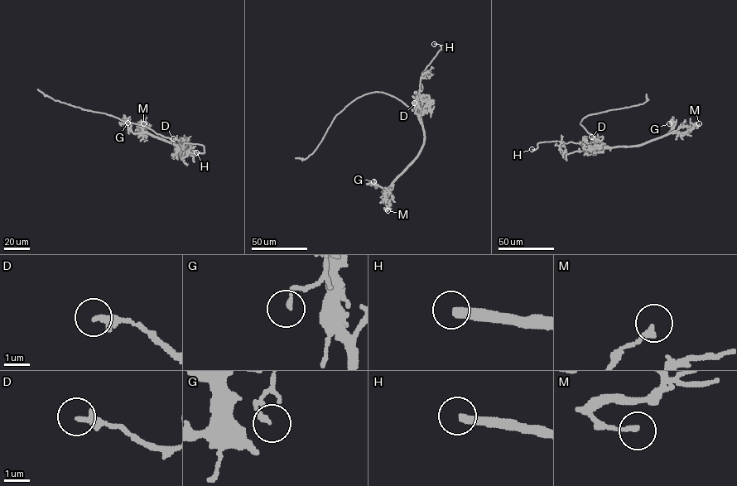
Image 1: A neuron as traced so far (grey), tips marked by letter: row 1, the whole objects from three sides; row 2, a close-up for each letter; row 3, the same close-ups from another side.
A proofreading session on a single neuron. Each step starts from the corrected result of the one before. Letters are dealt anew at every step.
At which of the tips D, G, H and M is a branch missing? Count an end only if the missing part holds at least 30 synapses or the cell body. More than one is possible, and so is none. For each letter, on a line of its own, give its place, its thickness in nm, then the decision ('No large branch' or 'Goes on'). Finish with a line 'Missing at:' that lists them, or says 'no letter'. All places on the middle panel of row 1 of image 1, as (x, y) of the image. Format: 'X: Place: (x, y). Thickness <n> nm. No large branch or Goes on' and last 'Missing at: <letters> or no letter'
D: Place: (414, 103). Thickness 320 nm. No large branch
G: Place: (373, 181). Thickness 170 nm. No large branch
H: Place: (434, 44). Thickness 340 nm. Goes on
M: Place: (387, 210). Thickness 190 nm. No large branch
Missing at: H

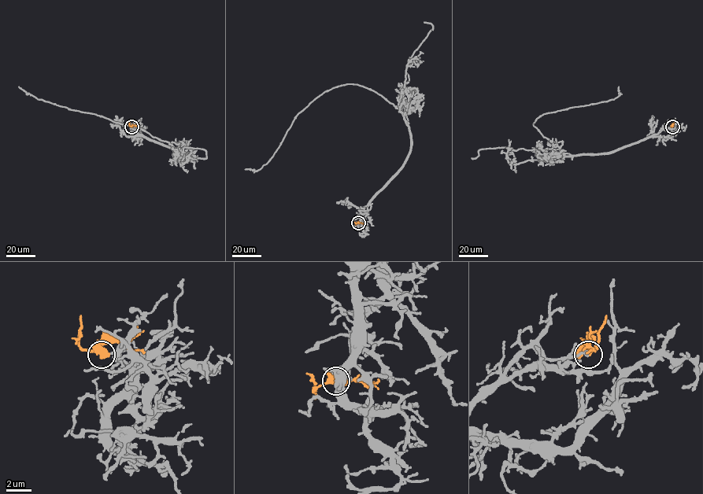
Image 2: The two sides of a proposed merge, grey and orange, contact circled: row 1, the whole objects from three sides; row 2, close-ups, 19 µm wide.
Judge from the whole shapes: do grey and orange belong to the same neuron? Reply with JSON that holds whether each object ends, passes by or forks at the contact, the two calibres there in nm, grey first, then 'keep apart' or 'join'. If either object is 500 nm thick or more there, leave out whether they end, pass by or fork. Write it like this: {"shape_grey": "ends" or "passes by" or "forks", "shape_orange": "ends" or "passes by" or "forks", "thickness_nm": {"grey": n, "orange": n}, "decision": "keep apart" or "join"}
{"shape_grey": "ends", "shape_orange": "passes by", "thickness_nm": {"grey": 150, "orange": 220}, "decision": "keep apart"}

